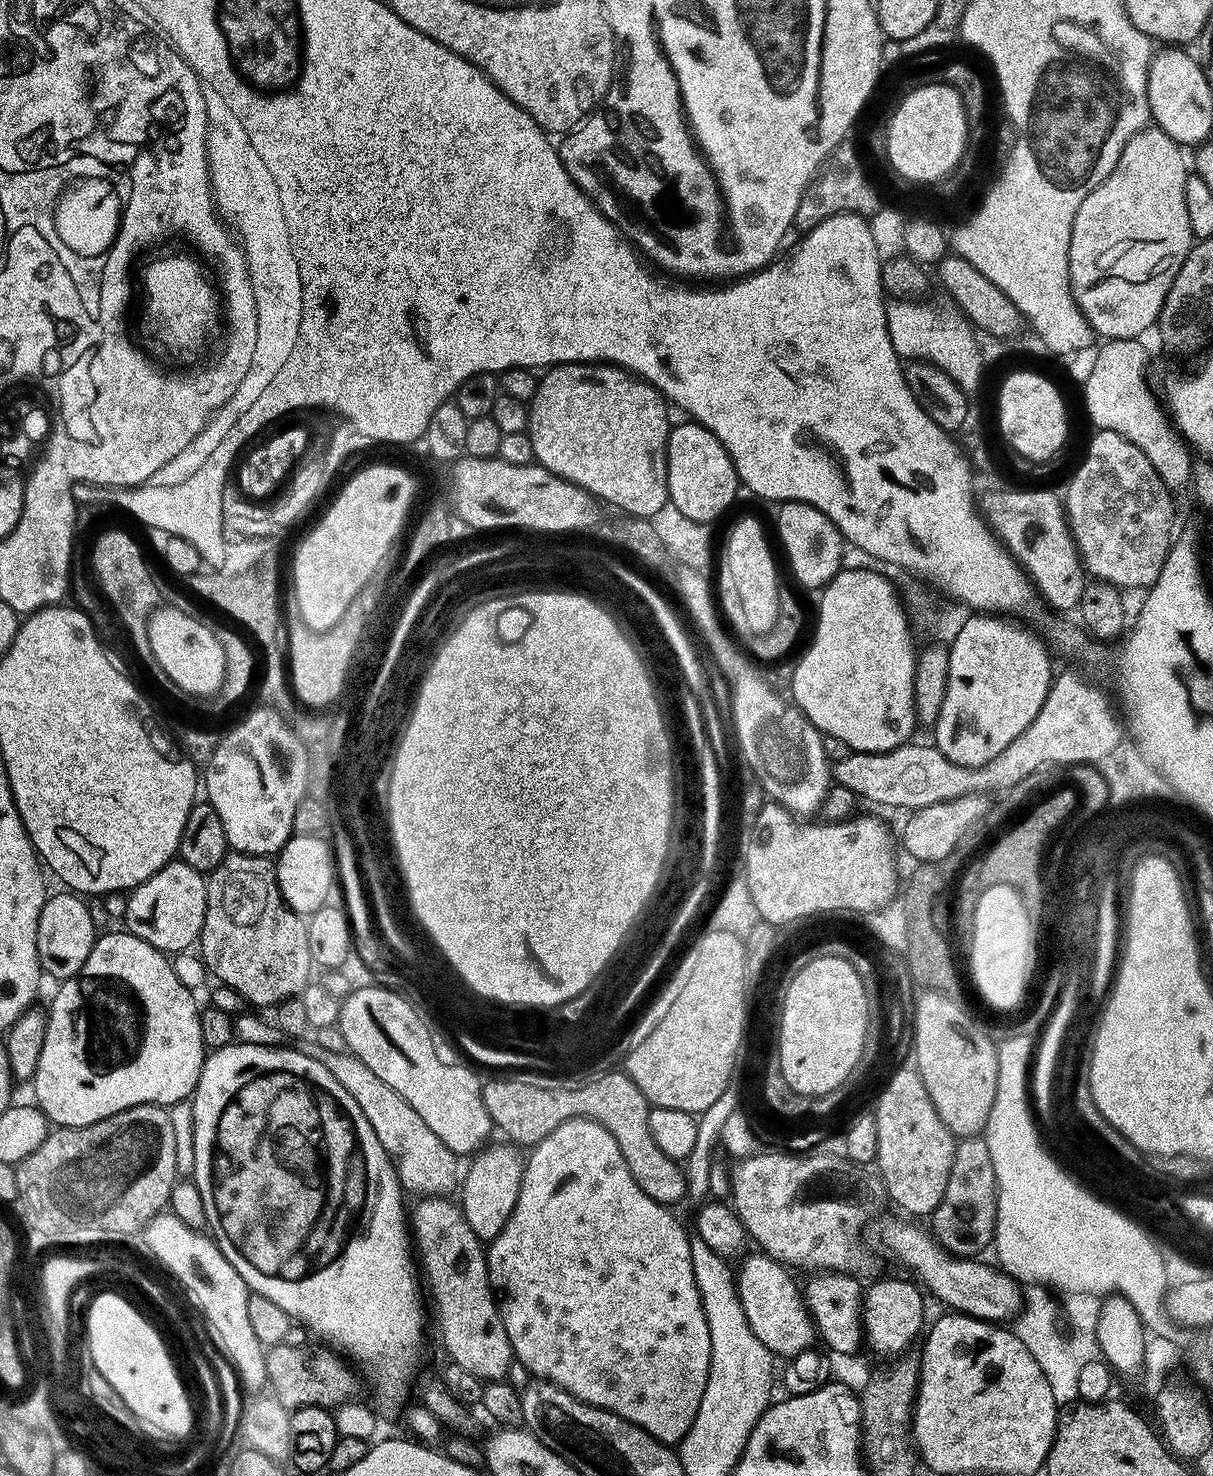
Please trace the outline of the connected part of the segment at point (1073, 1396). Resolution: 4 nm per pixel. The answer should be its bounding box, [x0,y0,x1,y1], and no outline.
[1010,1283,1101,1406]

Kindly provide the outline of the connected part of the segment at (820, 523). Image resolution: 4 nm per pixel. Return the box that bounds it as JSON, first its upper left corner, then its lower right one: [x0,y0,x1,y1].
[776,500,846,589]

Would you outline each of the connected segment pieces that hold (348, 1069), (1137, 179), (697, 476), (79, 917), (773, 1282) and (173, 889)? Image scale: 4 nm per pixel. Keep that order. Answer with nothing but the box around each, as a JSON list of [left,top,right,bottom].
[[274,997,460,1196],[1068,126,1194,341],[668,422,741,525],[36,890,98,982],[735,1252,816,1360],[123,860,207,954]]

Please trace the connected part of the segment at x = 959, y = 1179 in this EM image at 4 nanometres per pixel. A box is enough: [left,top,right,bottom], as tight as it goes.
[930,1135,996,1258]

